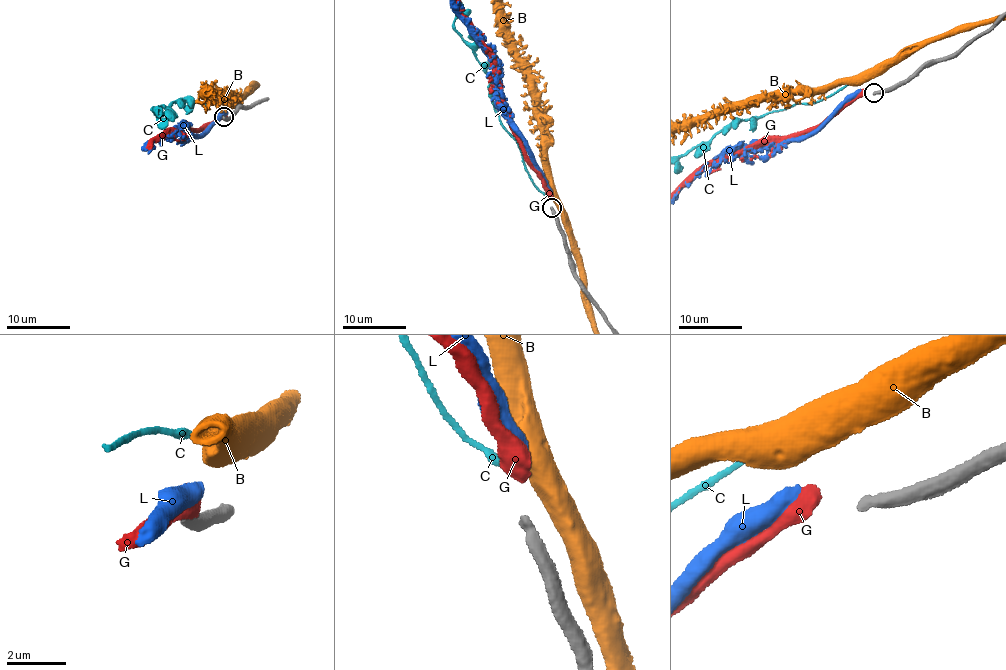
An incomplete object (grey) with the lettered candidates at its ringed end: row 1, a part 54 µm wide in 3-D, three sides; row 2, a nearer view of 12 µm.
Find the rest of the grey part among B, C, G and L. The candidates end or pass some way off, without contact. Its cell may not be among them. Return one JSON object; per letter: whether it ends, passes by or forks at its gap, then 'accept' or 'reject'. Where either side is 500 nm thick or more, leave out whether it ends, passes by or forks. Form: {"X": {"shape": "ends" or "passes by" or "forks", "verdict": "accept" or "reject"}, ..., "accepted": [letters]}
{"B": {"verdict": "reject"}, "C": {"shape": "ends", "verdict": "reject"}, "G": {"verdict": "reject"}, "L": {"shape": "ends", "verdict": "reject"}, "accepted": []}

